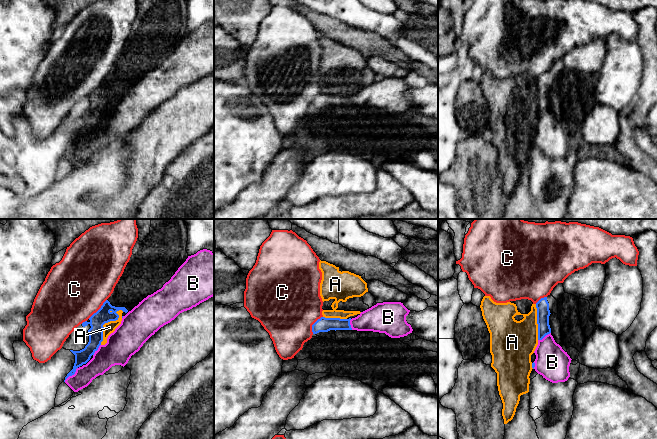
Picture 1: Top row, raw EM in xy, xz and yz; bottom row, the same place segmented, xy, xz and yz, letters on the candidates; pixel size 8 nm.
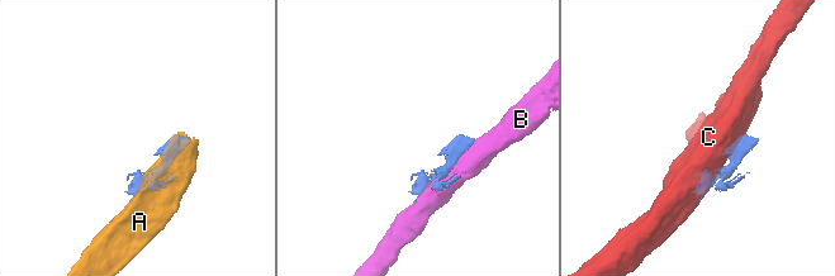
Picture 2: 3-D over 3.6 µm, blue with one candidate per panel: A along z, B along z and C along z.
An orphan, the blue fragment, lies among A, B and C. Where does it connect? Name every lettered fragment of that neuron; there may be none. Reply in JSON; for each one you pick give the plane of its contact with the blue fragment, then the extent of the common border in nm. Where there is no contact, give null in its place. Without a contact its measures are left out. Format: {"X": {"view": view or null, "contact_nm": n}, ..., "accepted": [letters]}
{"B": {"view": "xy", "contact_nm": 160}, "accepted": ["B"]}

